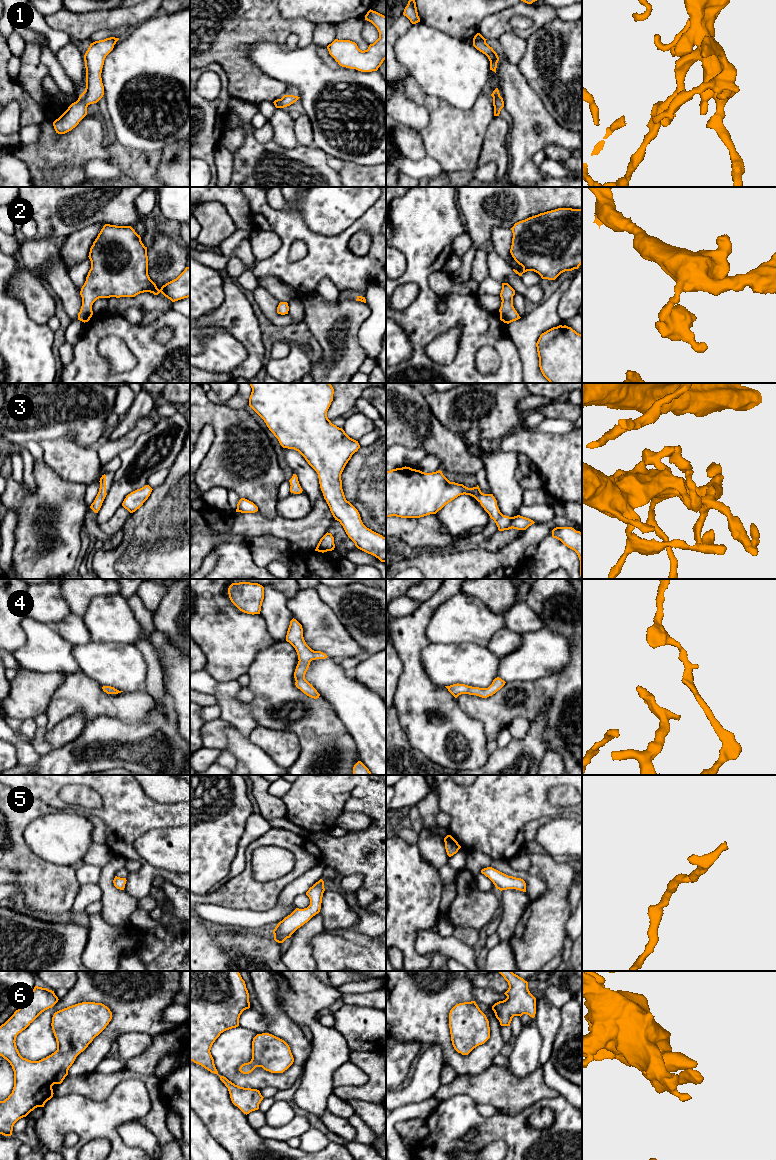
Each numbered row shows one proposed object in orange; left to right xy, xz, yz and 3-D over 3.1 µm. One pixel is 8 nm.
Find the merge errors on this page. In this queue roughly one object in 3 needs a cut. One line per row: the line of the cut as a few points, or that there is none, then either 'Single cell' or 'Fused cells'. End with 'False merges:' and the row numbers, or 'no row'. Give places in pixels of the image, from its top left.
1: No split. Single cell
2: No split. Single cell
3: No split. Single cell
4: No split. Single cell
5: No split. Single cell
6: No split. Single cell
False merges: no row

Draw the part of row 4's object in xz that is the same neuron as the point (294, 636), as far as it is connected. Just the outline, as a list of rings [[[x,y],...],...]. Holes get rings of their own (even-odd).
[[[294,618],[290,621],[286,641],[295,648],[298,655],[299,661],[294,672],[296,687],[311,698],[319,698],[320,694],[312,686],[312,684],[305,679],[305,674],[312,660],[325,659],[328,656],[321,651],[312,650],[306,644],[303,637],[302,625]]]

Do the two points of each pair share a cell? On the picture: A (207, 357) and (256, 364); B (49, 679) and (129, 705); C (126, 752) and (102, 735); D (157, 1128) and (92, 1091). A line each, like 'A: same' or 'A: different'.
A: different
B: different
C: same
D: same

